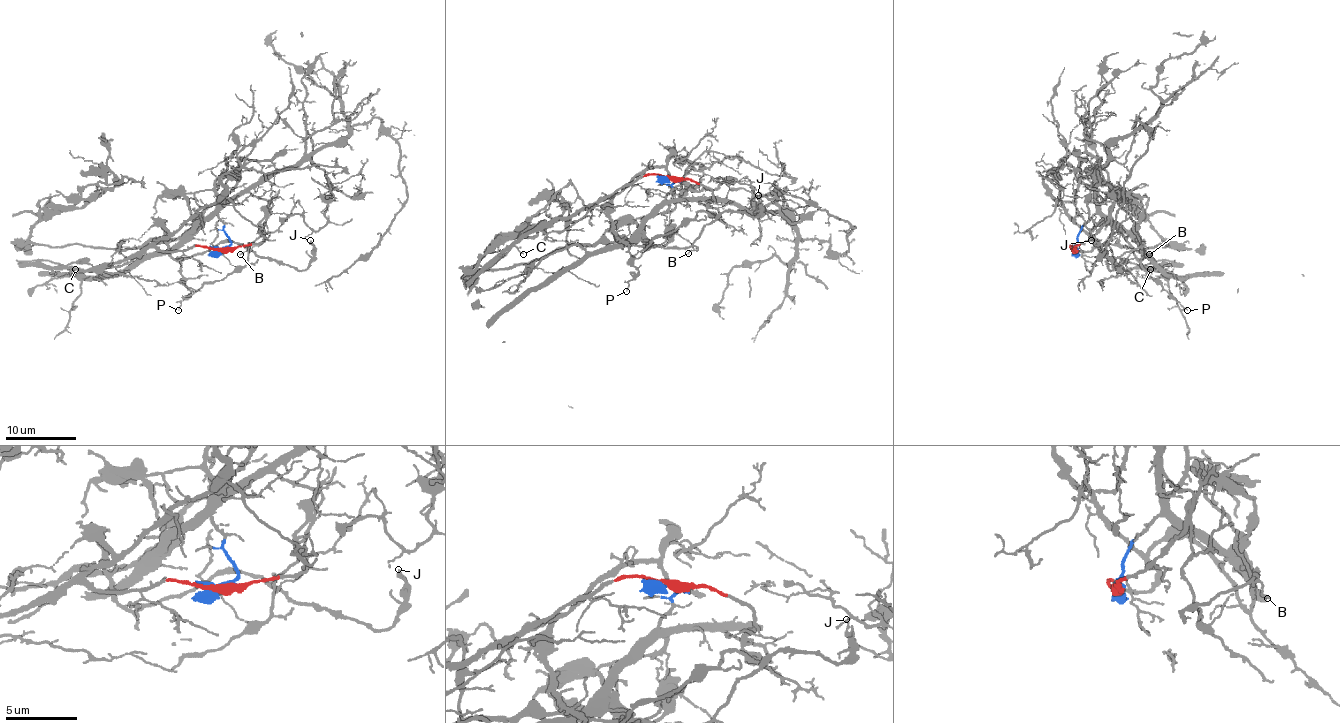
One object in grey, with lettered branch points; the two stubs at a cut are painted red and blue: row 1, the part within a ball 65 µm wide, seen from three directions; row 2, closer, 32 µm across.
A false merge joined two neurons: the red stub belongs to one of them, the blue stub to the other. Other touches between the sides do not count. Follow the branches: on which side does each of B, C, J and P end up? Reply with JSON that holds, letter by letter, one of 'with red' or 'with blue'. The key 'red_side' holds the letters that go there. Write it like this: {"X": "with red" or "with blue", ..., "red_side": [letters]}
{"B": "with red", "C": "with red", "J": "with red", "P": "with red", "red_side": ["B", "C", "J", "P"]}

